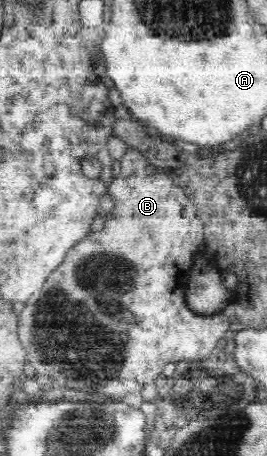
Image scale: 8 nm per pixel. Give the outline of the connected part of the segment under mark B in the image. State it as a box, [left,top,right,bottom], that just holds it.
[19,150,229,400]

